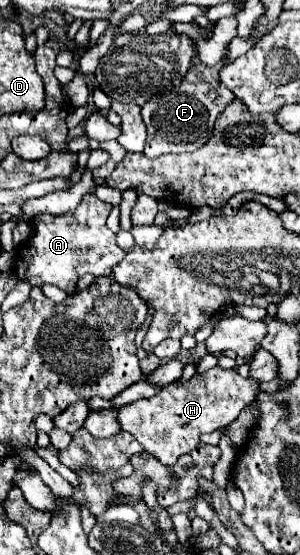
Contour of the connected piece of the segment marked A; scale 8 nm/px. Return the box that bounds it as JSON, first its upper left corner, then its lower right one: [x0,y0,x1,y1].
[16,193,124,295]

